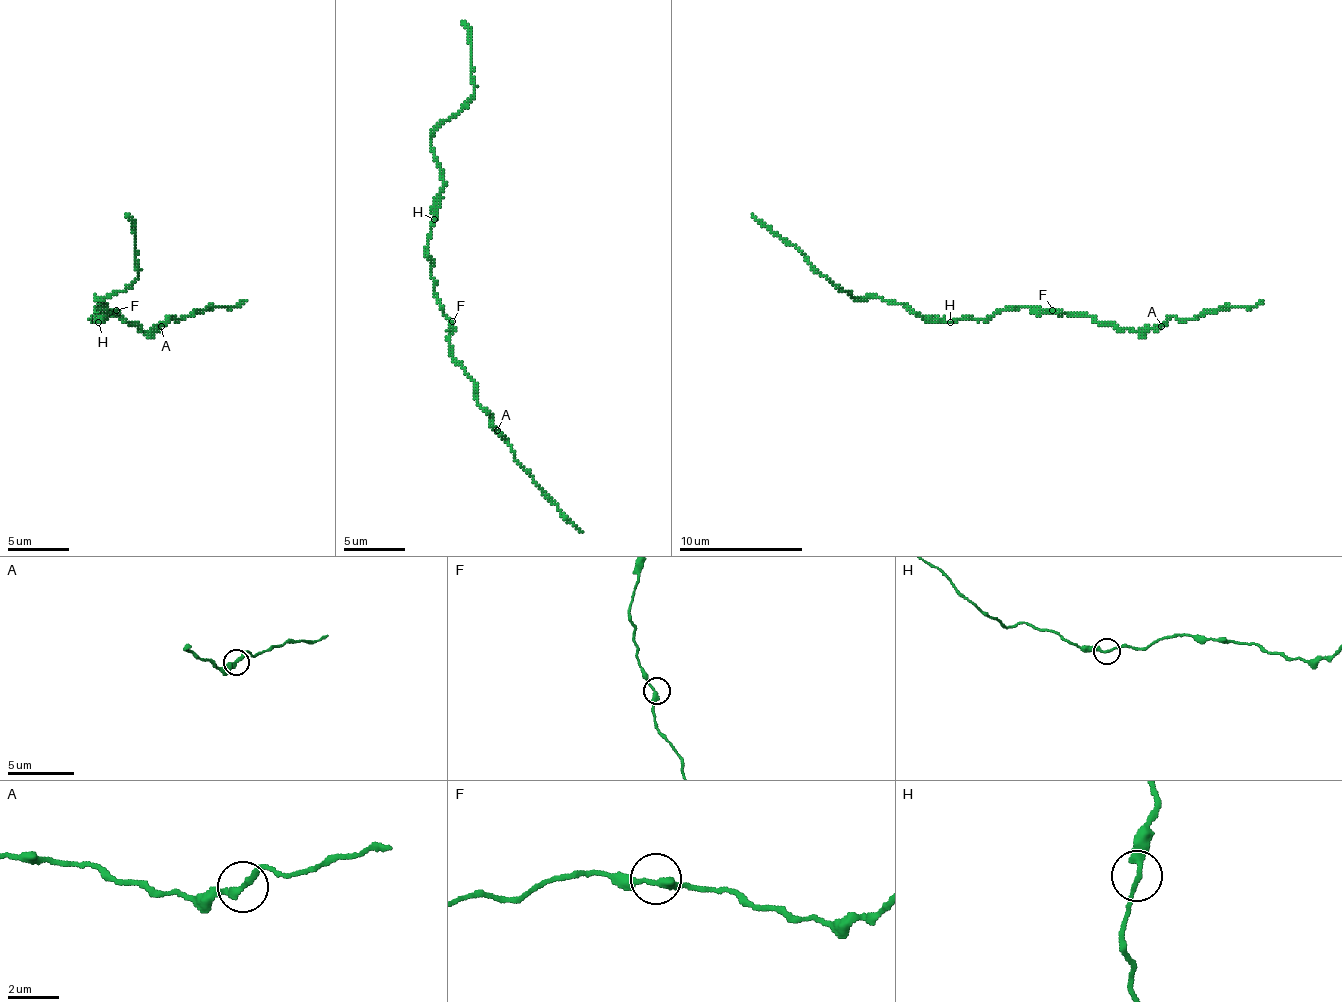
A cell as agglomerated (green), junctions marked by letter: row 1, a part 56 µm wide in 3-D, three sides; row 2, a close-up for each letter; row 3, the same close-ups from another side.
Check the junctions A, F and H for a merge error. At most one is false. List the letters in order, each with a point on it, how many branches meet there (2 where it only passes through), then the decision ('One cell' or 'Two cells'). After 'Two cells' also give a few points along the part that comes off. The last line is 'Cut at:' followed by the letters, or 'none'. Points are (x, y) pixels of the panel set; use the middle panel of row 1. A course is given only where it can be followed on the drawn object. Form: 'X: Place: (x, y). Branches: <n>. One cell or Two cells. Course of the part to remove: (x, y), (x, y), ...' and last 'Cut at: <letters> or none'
A: Place: (497, 430). Branches: 2. Two cells. Course of the part to remove: (496, 430), (521, 467), (582, 532)
F: Place: (452, 321). Branches: 2. One cell
H: Place: (434, 219). Branches: 2. One cell
Cut at: A

